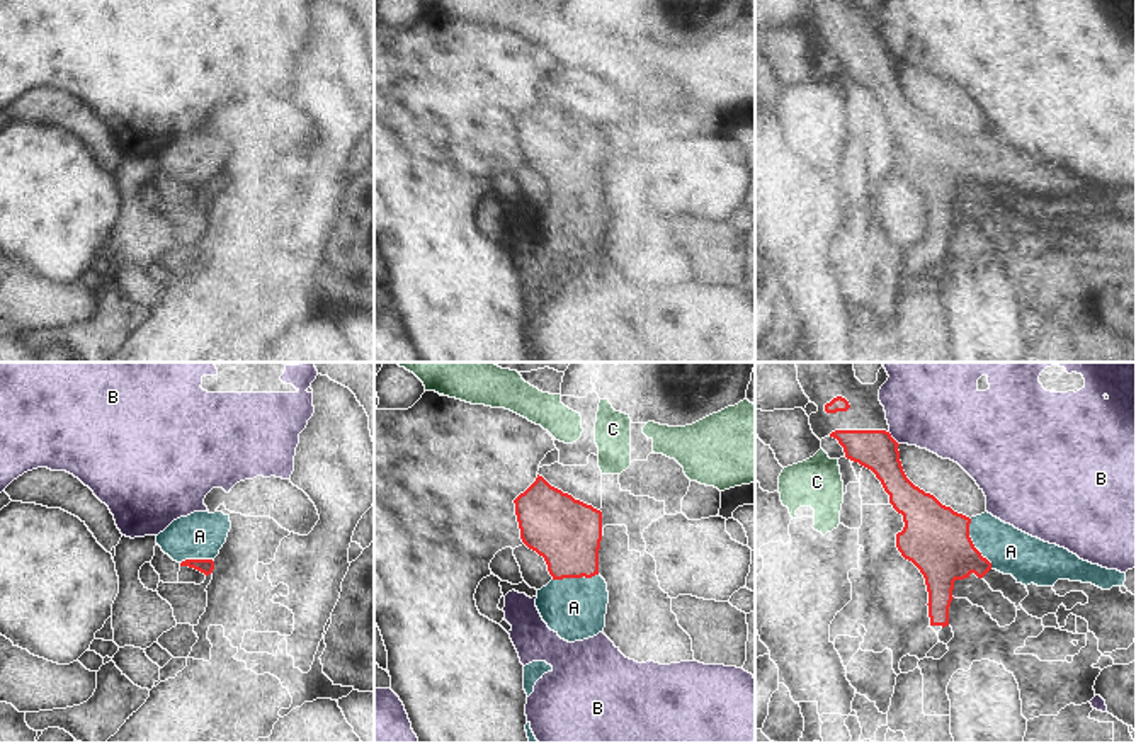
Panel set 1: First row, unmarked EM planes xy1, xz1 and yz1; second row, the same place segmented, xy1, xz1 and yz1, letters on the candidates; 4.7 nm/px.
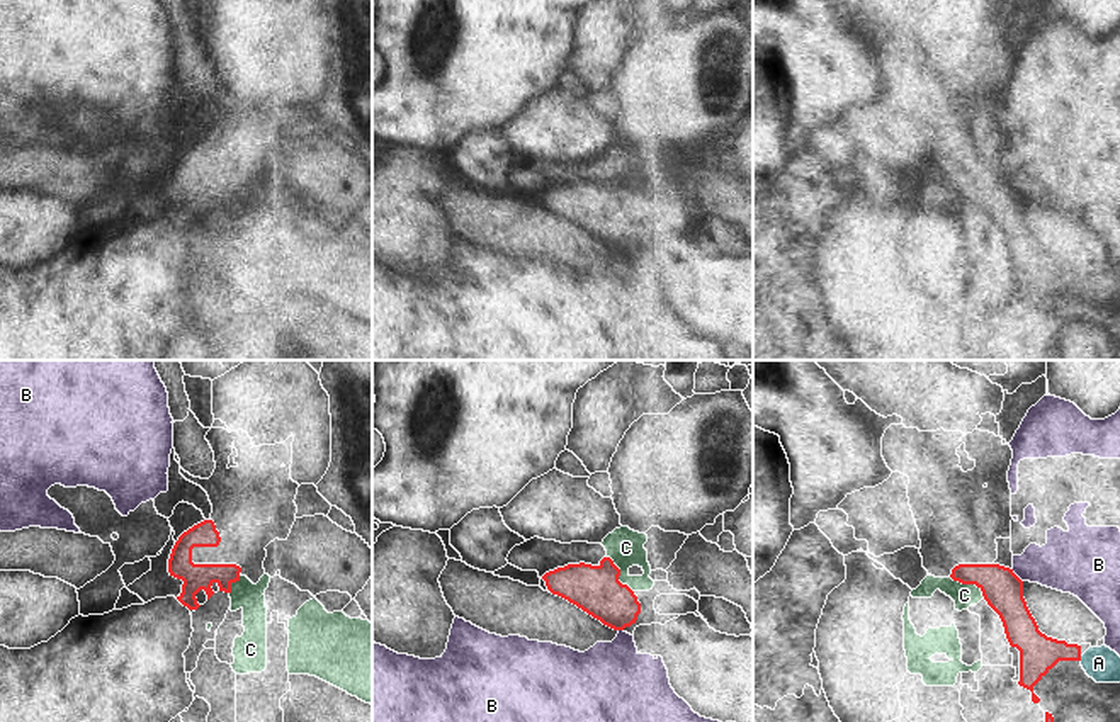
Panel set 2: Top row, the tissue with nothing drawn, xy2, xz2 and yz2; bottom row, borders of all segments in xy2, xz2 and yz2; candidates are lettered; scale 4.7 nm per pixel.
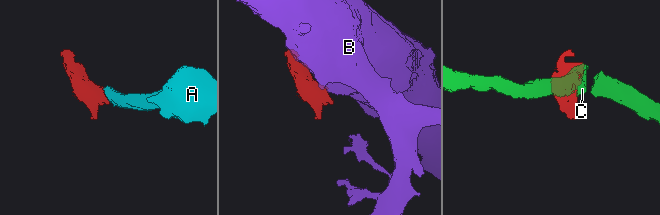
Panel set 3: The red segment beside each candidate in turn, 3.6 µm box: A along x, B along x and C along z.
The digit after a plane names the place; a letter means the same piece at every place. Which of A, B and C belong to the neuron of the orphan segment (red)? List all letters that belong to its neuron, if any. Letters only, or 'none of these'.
A.

